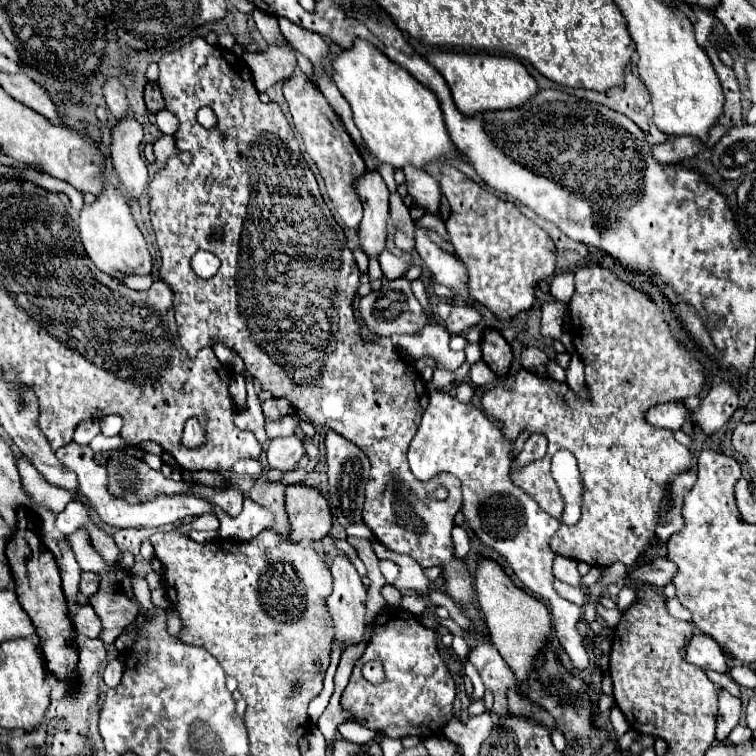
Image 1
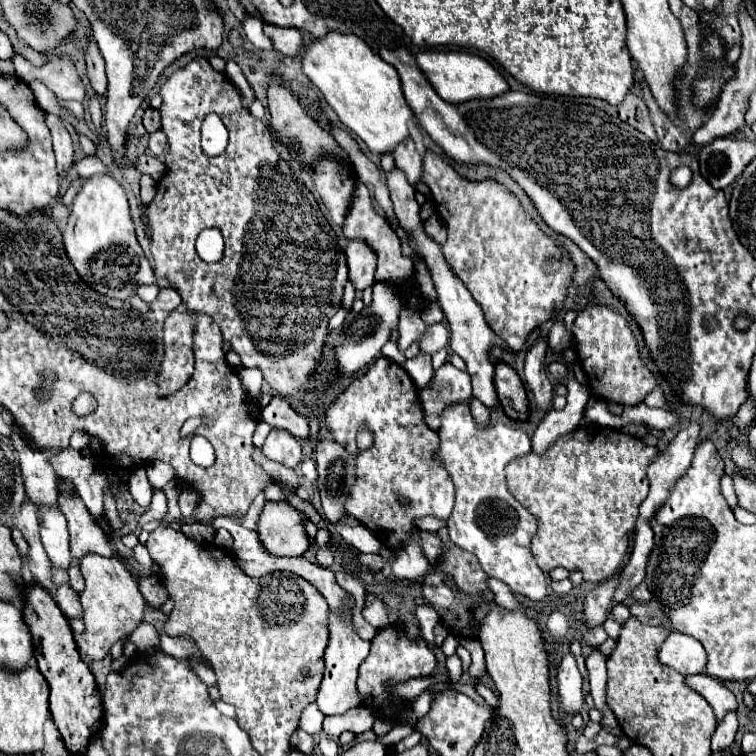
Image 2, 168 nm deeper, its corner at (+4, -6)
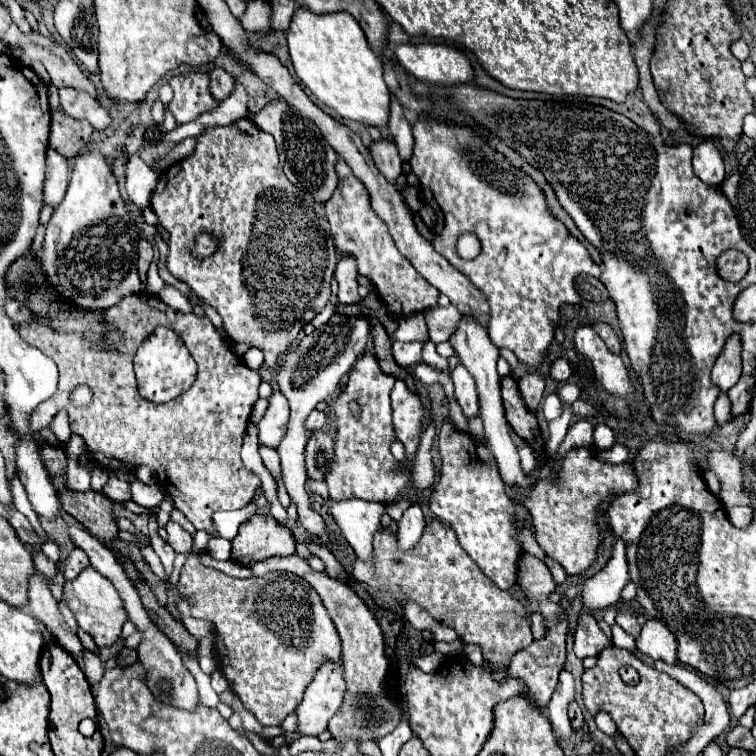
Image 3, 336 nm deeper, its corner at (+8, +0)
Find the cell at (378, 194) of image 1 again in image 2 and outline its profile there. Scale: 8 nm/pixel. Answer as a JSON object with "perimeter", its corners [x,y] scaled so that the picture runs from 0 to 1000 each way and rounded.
{"perimeter":[[[460,317],[458,320],[458,341],[463,370],[468,373],[471,384],[481,384],[495,376],[497,360],[497,333],[481,317]]]}

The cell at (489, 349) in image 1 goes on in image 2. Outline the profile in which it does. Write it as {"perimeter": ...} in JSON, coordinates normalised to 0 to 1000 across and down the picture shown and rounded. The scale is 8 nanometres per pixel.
{"perimeter":[[[669,479],[656,481],[653,511],[659,519],[659,529],[664,540],[669,542],[669,548],[683,556],[696,556],[696,545],[698,545],[696,513],[675,481]]]}

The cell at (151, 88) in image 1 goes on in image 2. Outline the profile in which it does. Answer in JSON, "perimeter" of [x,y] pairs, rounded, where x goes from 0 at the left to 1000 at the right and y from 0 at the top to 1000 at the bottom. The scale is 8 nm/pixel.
{"perimeter":[[[193,143],[188,161],[196,175],[206,175],[212,169],[212,148],[206,143]]]}

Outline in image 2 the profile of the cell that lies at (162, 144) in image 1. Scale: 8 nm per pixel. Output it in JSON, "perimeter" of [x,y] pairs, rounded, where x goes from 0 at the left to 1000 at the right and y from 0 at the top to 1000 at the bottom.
{"perimeter":[[[196,204],[183,206],[180,214],[177,214],[177,220],[180,220],[188,230],[198,230],[206,241],[212,238],[212,230],[217,230],[217,217],[214,217],[206,206],[196,206]]]}

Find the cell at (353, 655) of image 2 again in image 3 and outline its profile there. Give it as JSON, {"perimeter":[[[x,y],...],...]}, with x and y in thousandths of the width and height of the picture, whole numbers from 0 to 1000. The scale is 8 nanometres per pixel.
{"perimeter":[[[452,876],[423,884],[413,905],[405,910],[399,929],[389,939],[394,950],[392,968],[402,974],[421,974],[429,968],[437,947],[444,944],[450,926],[455,926],[455,910]]]}

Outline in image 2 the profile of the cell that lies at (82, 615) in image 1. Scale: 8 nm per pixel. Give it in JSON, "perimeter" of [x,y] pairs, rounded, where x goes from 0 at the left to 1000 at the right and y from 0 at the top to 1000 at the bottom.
{"perimeter":[[[85,772],[85,775],[77,778],[74,799],[79,802],[79,807],[82,807],[90,817],[108,817],[106,791],[103,791],[103,786],[101,786],[90,772]]]}

